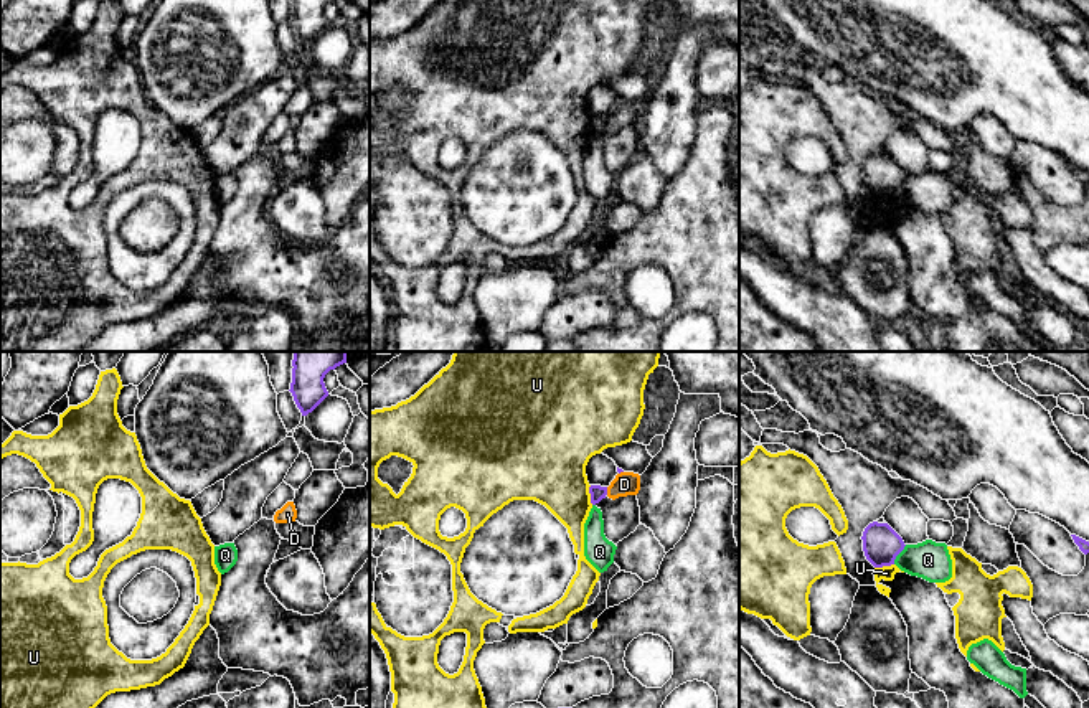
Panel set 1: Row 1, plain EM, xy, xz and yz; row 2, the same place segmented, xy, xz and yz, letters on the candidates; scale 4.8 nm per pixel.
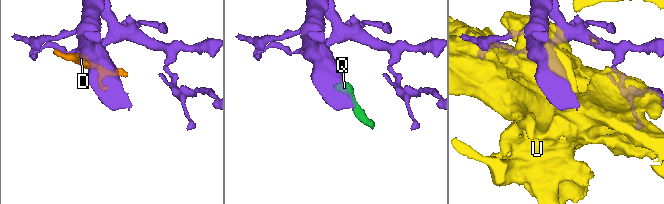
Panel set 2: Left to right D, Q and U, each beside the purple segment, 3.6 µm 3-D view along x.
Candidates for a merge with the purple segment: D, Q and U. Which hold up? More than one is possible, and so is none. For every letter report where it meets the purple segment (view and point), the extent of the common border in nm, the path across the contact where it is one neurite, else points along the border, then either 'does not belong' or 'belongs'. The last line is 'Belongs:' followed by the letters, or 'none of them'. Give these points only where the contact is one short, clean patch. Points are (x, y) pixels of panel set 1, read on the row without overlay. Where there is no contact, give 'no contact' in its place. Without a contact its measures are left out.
D: meets purple in xz at (606, 121); contact 40 nm long; does not belong
Q: meets purple in yz at (898, 184); contact 120 nm long; border along yz (906, 175), (893, 193); does not belong
U: meets purple in xz at (591, 126); contact 100 nm long; does not belong
Belongs: none of them

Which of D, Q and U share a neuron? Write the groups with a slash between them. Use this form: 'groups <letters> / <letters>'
groups D Q / U

